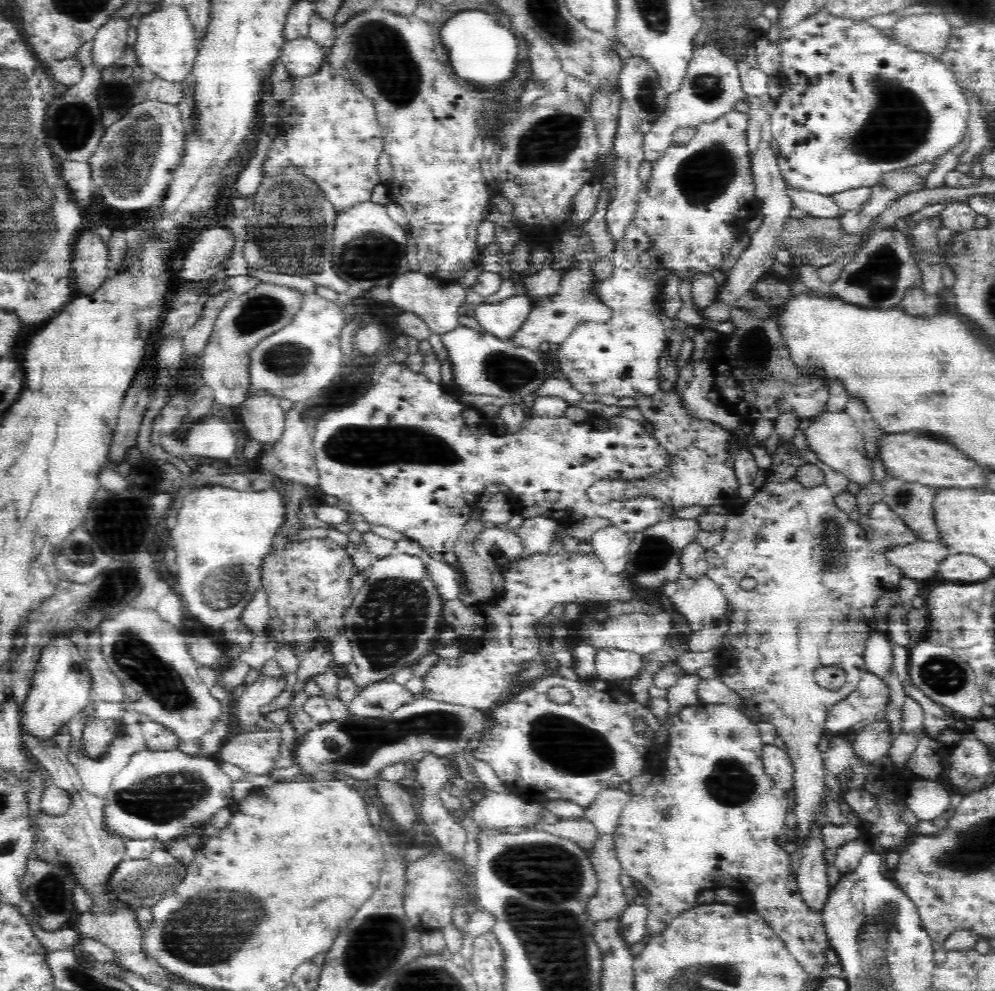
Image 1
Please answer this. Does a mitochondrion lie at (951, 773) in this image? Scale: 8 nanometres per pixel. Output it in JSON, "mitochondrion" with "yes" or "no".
{"mitochondrion":"no"}

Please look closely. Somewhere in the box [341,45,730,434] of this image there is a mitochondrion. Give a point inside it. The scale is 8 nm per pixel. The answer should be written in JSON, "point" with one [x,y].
{"point":[549,141]}

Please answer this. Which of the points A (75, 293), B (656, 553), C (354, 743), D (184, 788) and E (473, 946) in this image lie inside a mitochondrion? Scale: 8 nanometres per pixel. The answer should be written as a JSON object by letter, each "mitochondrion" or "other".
{"A":"other","B":"mitochondrion","C":"mitochondrion","D":"mitochondrion","E":"other"}

